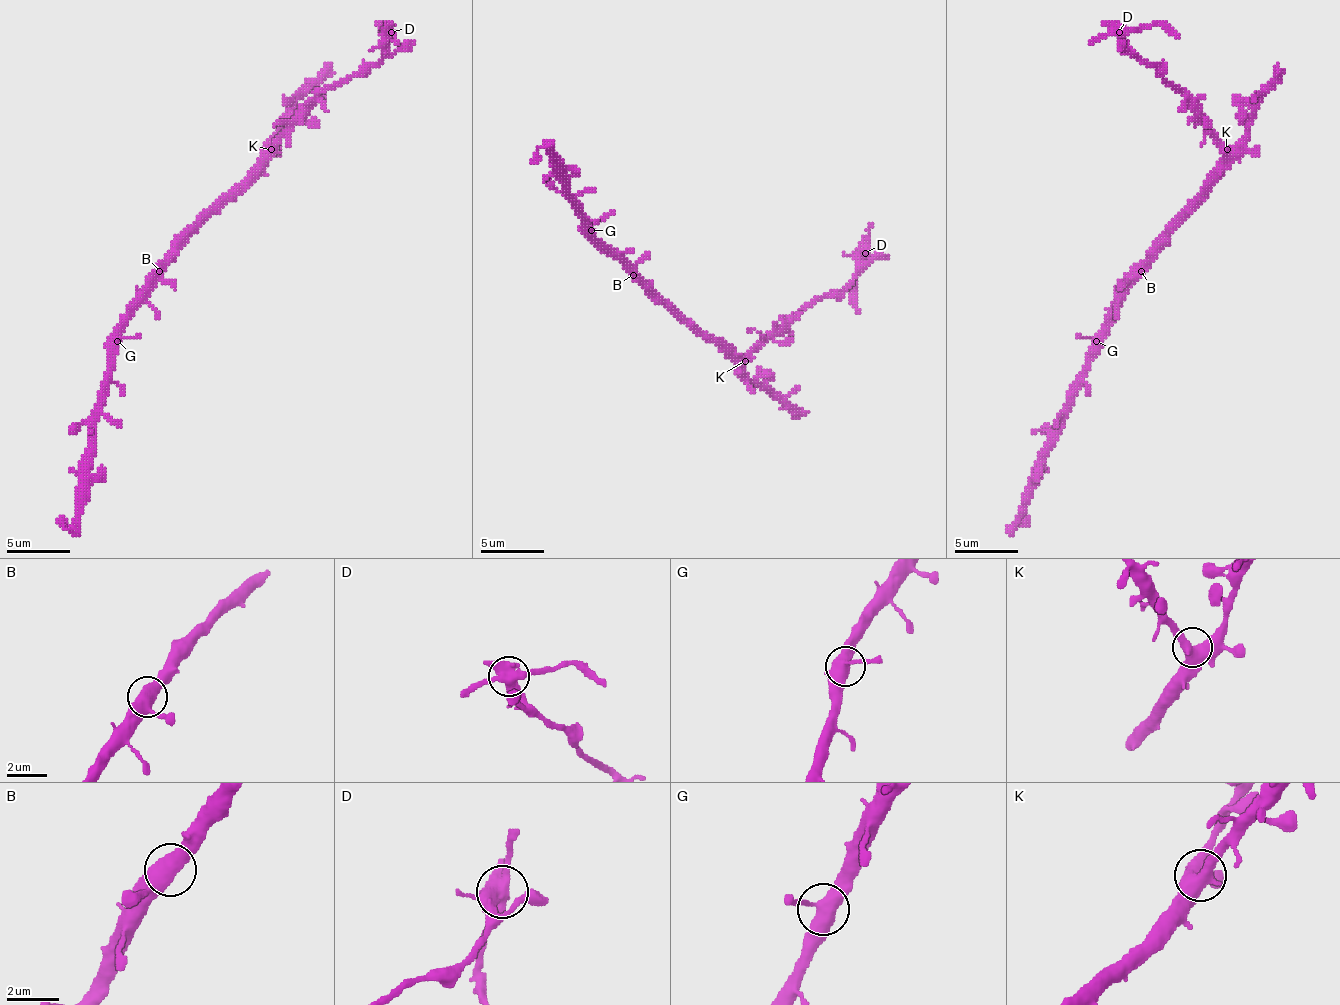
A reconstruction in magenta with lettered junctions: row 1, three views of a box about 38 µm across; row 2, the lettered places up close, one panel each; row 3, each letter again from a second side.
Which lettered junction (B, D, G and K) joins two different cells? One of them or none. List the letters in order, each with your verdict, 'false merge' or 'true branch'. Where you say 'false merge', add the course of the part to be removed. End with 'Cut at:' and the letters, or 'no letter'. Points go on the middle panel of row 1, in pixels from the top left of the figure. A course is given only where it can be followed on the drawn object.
B: true branch
D: false merge; course (866, 252), (853, 300), (859, 313)
G: true branch
K: true branch
Cut at: D

